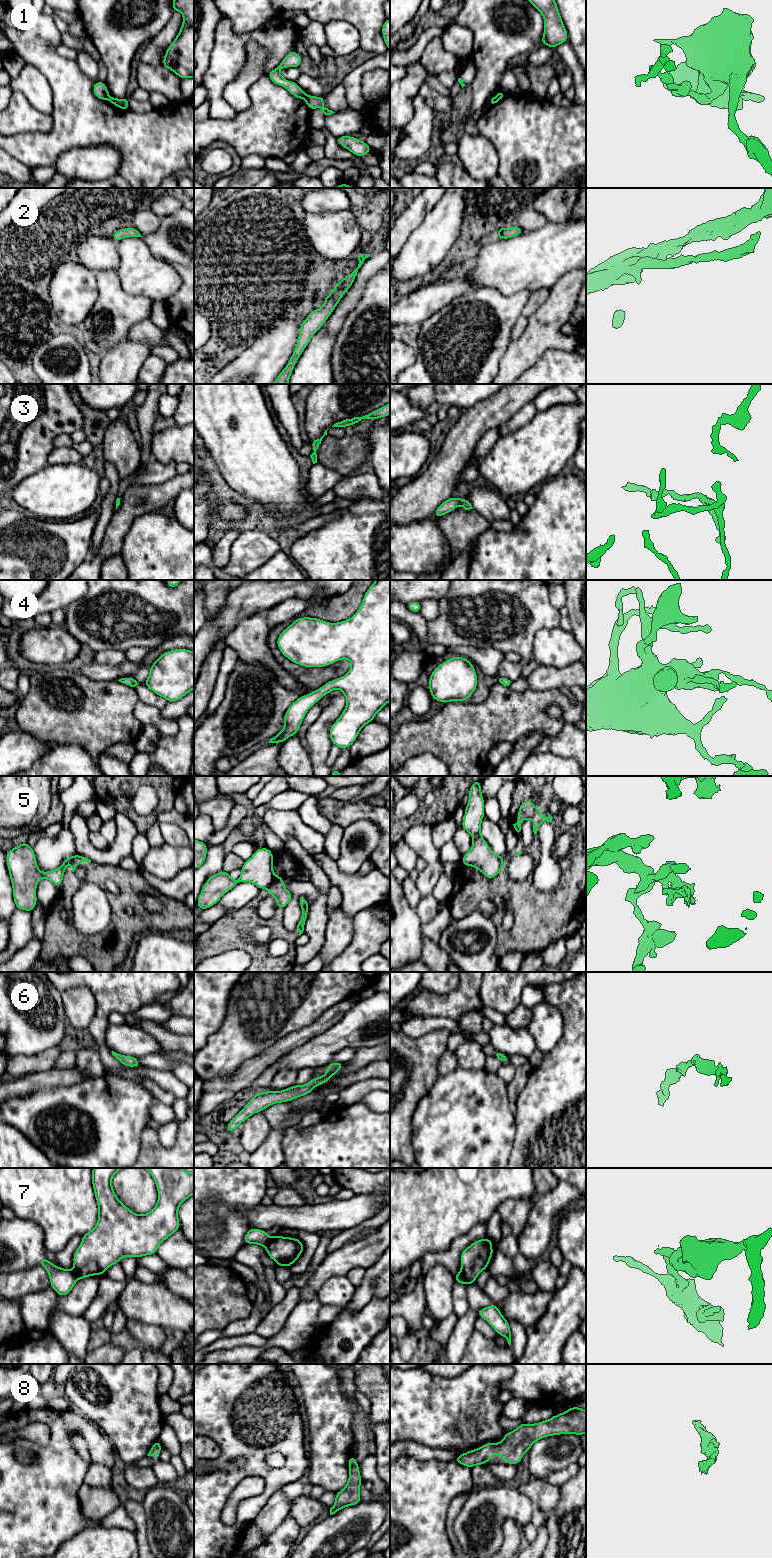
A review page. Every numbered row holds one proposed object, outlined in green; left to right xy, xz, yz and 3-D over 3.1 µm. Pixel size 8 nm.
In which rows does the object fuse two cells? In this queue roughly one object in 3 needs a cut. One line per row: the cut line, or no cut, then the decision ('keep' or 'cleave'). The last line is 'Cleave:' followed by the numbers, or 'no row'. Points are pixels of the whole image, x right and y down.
1: cut xz (306, 95), (303, 98); cleave
2: cut none; keep
3: cut none; keep
4: cut none; keep
5: cut xz (277, 876), (265, 888); cleave
6: cut none; keep
7: cut yz (460, 1271), (463, 1277), (470, 1283); cleave
8: cut none; keep
Cleave: 1, 5, 7

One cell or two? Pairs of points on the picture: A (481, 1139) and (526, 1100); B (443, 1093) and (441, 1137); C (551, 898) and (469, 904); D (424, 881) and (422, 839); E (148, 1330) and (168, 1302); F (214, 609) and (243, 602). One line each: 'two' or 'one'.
A: two
B: one
C: one
D: one
E: two
F: two

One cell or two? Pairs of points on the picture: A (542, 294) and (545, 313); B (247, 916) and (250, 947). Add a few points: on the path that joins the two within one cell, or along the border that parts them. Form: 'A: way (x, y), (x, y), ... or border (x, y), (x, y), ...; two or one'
A: border (550, 290), (546, 300), (527, 317); two
B: way (239, 924), (237, 926), (237, 937), (242, 942); one

